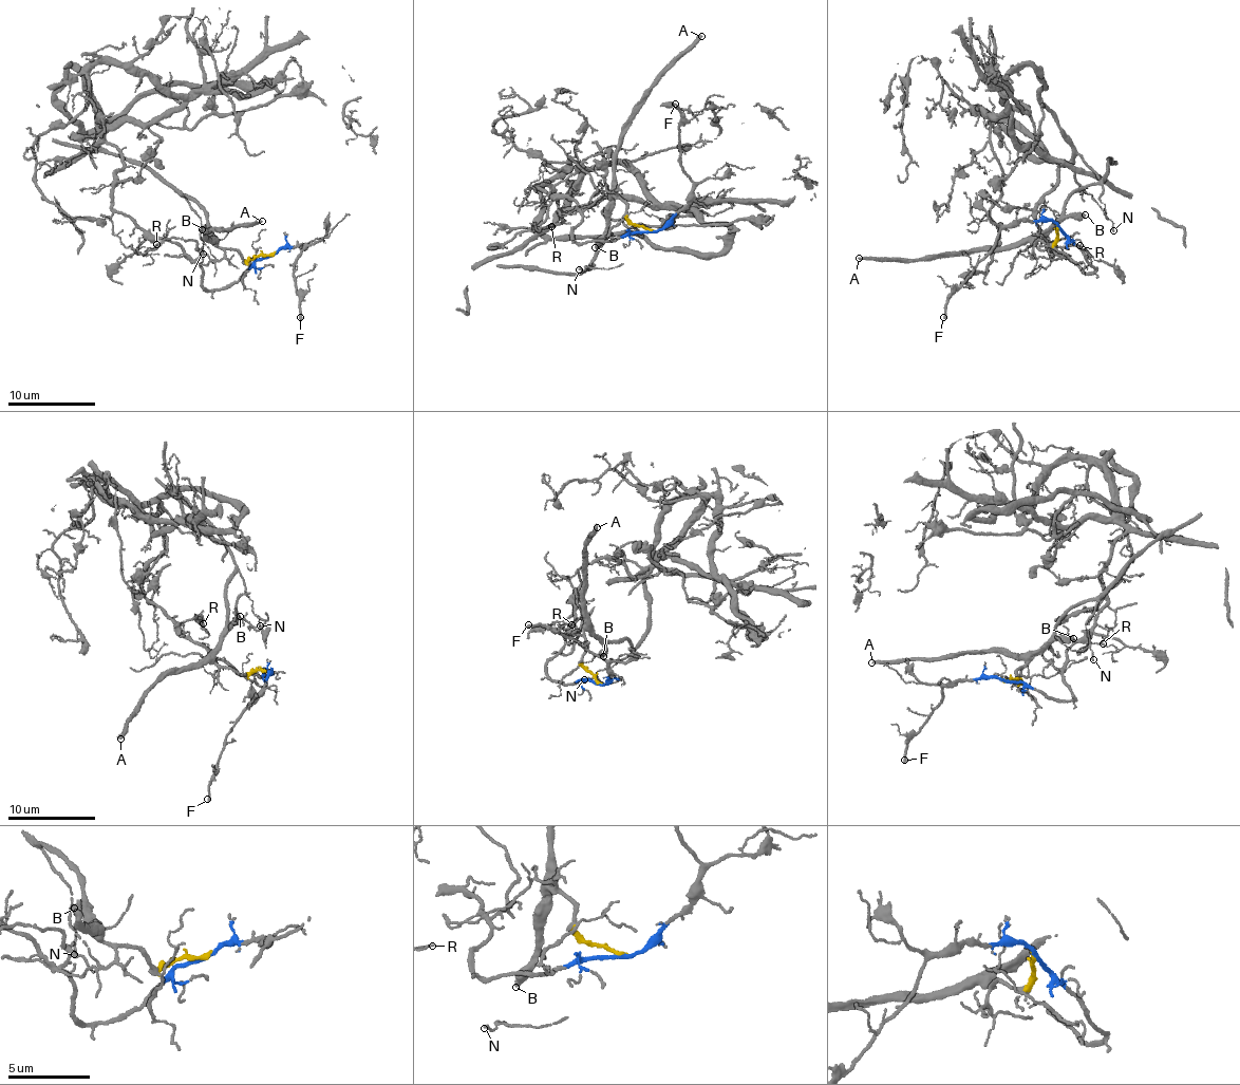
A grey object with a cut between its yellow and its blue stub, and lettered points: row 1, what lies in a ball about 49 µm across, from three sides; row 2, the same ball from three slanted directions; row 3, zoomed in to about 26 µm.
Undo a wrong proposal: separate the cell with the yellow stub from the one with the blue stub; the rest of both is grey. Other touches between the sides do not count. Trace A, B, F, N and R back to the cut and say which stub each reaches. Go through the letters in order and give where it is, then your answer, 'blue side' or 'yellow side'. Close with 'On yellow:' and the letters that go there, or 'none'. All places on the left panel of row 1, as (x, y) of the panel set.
A: at (262, 221); yellow side
B: at (202, 229); yellow side
F: at (300, 317); blue side
N: at (203, 254); yellow side
R: at (156, 244); blue side
On yellow: A, B, N

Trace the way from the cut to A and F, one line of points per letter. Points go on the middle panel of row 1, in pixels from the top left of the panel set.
A: (652, 231), (626, 218), (626, 205), (614, 193), (617, 145), (654, 86), (701, 36)
F: (652, 231), (664, 228), (683, 208), (693, 185), (678, 158), (682, 117), (675, 103)

